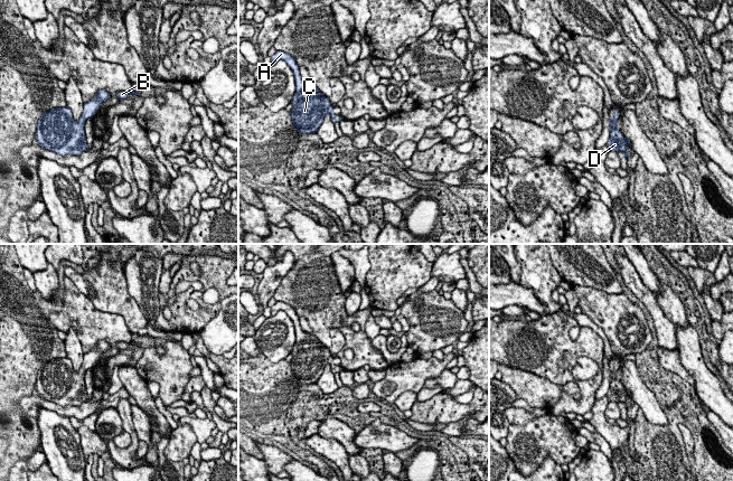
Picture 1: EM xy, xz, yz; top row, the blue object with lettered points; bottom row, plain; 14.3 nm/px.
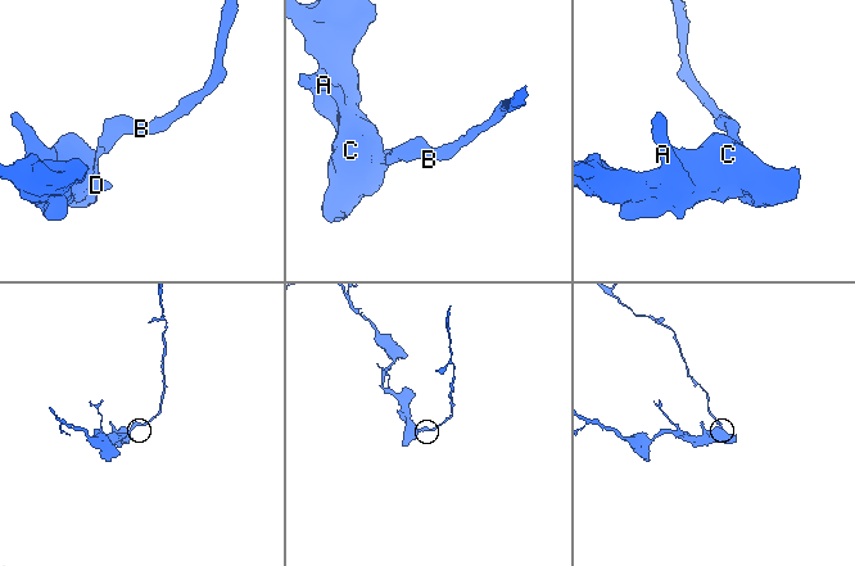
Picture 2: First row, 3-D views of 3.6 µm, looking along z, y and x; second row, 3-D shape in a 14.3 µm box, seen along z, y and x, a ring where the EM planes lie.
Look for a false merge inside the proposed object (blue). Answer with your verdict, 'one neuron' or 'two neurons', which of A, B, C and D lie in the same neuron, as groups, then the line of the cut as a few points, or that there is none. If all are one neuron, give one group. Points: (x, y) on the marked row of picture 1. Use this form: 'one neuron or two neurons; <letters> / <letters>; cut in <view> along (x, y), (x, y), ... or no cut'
one neuron; A B C D; no cut

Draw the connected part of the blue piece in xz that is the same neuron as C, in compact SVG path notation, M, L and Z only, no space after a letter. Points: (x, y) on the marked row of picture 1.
M276 50L271 57L272 65L275 65L279 60L284 60L294 74L295 93L291 101L290 117L299 132L304 134L316 133L326 115L330 115L333 123L344 120L341 115L339 119L335 117L330 100L317 86L301 78L300 67L292 55Z

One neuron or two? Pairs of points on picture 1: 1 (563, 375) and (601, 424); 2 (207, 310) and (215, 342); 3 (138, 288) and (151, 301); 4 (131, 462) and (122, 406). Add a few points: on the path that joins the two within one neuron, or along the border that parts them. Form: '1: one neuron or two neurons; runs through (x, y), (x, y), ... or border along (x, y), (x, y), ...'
1: two neurons; border along (595, 401), (590, 409)
2: two neurons; border along (219, 310), (198, 332)
3: one neuron; runs through (141, 291), (148, 298)
4: one neuron; runs through (132, 449), (133, 435), (127, 420)

